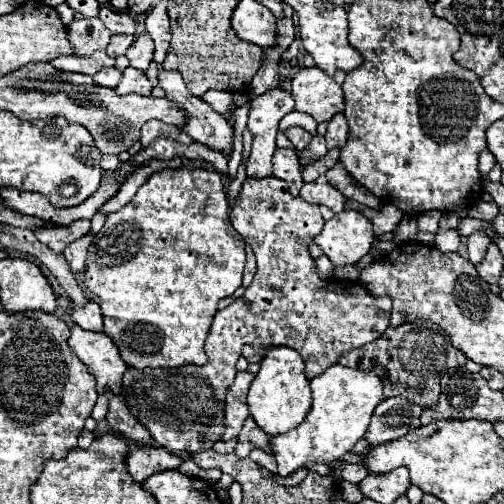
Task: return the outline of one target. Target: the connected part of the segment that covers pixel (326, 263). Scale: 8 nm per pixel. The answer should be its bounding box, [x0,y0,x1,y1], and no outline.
[315,256,333,278]

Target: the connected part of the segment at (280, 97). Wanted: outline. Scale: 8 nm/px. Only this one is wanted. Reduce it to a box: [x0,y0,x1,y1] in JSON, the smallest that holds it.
[247,90,293,178]

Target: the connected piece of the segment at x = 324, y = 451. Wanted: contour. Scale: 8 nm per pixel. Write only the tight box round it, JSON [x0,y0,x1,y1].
[271,364,385,476]

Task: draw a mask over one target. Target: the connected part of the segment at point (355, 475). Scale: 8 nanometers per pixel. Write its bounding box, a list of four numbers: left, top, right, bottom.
[341,464,369,484]

